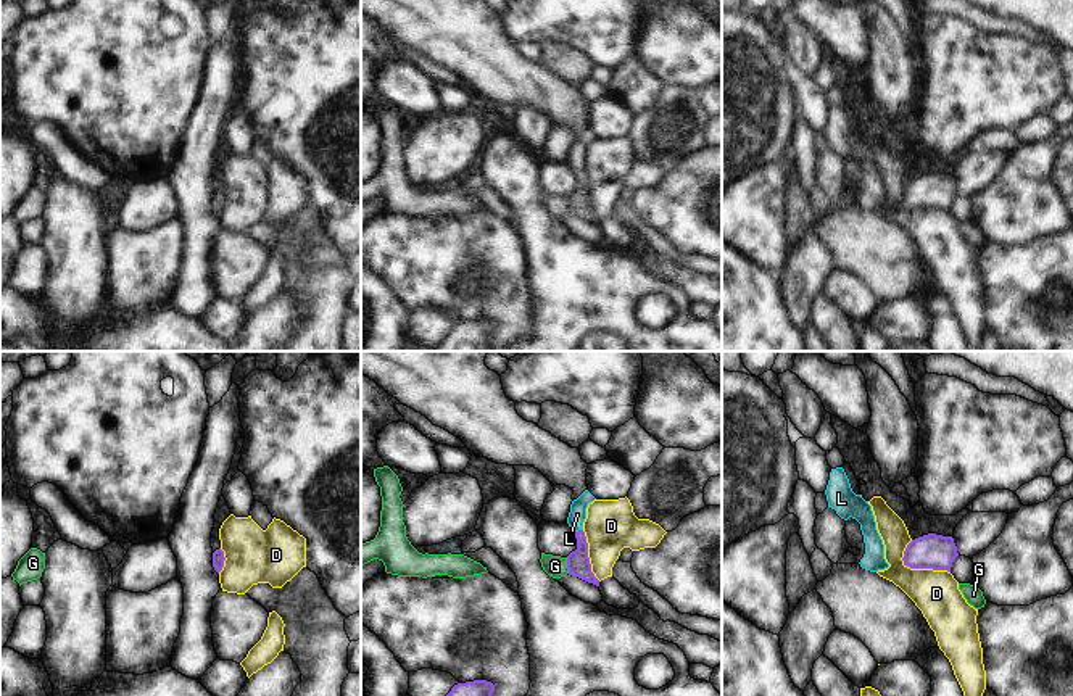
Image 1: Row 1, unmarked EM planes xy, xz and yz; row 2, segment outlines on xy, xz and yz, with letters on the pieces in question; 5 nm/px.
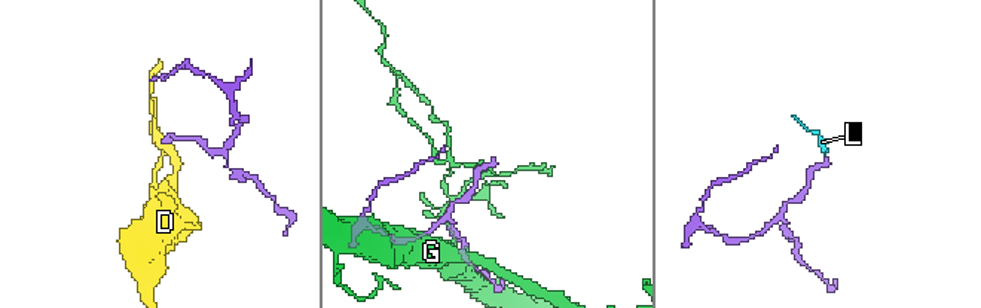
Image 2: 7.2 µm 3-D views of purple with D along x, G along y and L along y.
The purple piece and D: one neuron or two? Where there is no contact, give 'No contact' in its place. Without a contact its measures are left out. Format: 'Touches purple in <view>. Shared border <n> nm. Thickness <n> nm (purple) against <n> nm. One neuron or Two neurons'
Touches purple in yz. Shared border 260 nm. Thickness 180 nm (purple) against 220 nm. Two neurons.

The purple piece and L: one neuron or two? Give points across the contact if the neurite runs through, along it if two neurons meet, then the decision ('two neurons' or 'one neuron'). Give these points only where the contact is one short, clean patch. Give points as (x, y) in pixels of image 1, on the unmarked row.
runs through xz (579, 203), (579, 169), (577, 153); one neuron

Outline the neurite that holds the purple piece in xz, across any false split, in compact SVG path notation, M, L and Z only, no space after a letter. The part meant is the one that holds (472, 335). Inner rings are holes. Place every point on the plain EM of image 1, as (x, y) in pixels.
M487 319L458 322L435 346L435 351L491 351L495 324Z

